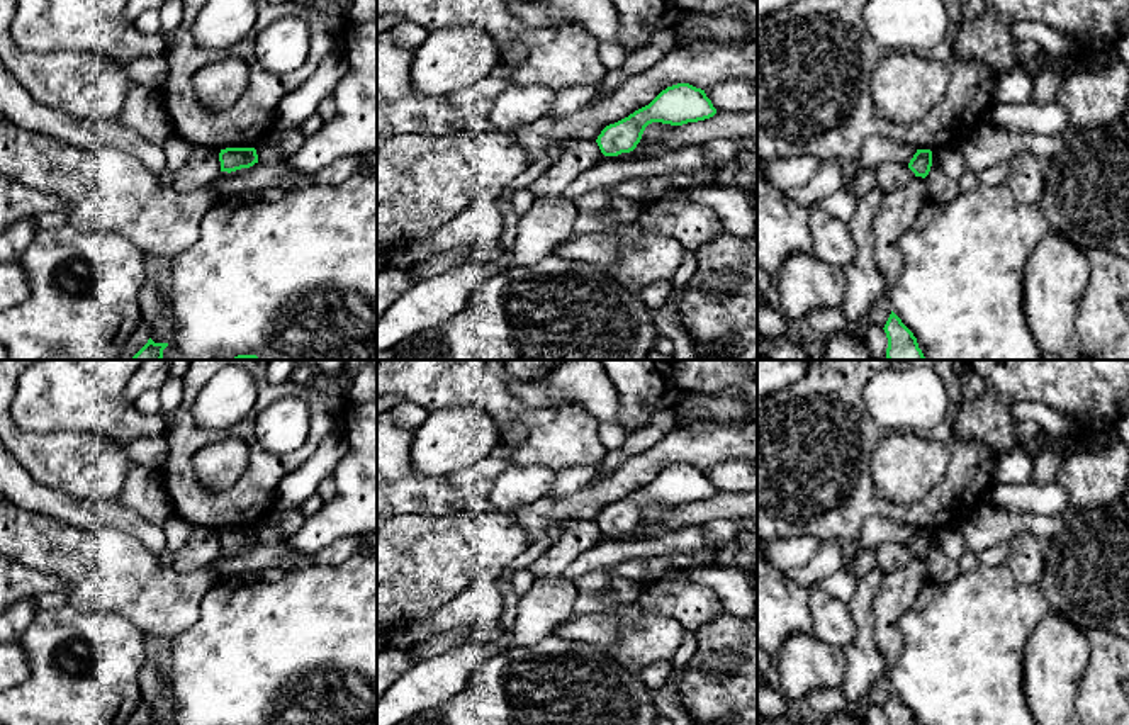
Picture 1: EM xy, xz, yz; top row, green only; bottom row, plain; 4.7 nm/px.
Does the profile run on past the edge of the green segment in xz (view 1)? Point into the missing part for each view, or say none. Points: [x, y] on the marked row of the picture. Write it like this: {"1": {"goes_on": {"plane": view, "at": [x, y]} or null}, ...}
{"1": {"goes_on": null}}

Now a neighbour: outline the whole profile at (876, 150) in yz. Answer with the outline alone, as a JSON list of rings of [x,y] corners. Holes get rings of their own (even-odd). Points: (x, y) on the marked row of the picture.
[[[876,134],[864,141],[857,165],[859,170],[874,170],[885,161],[908,165],[915,153],[917,149],[910,144]]]

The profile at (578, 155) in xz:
[[[565,139],[559,158],[552,161],[548,170],[526,188],[535,199],[562,195],[581,173],[596,166],[601,160],[603,153],[596,141]]]

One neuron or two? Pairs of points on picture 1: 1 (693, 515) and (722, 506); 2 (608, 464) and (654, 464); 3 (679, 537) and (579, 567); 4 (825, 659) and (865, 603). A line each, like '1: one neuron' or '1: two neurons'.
1: one neuron
2: two neurons
3: one neuron
4: two neurons

